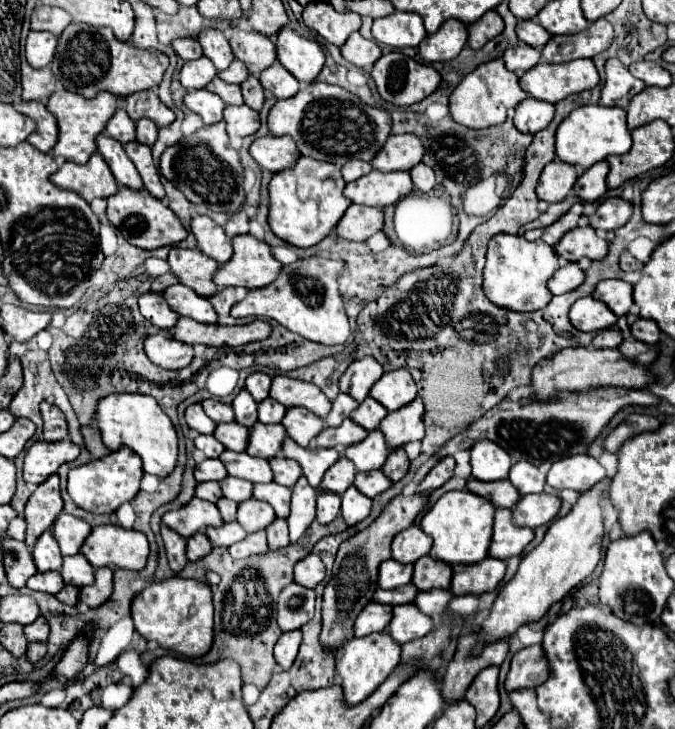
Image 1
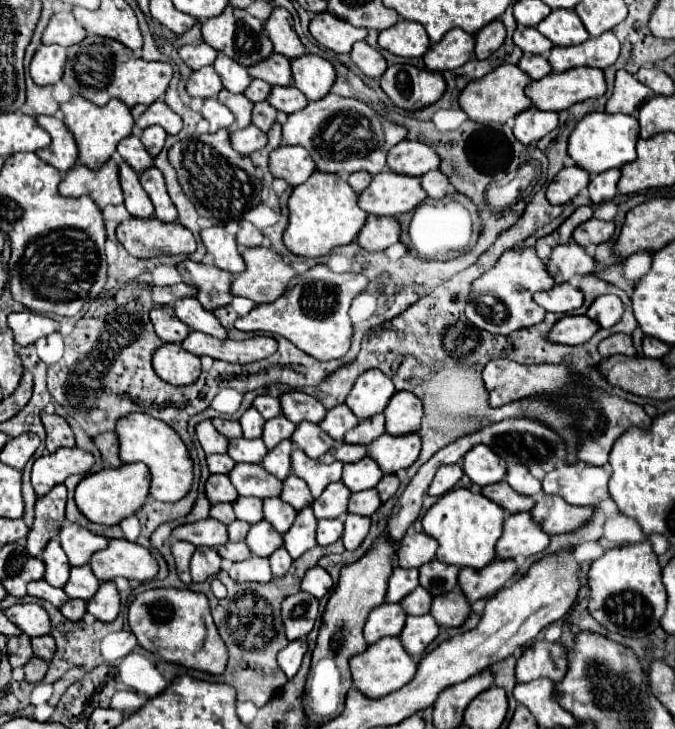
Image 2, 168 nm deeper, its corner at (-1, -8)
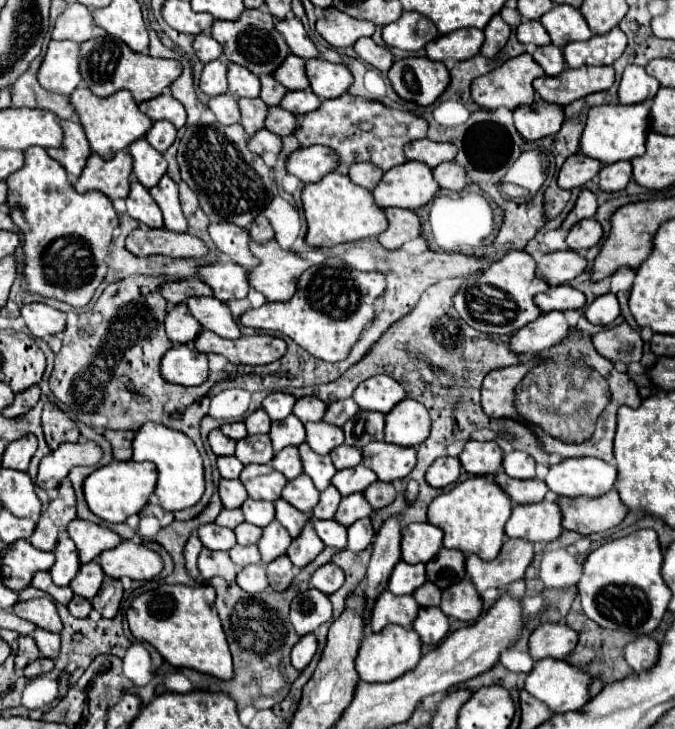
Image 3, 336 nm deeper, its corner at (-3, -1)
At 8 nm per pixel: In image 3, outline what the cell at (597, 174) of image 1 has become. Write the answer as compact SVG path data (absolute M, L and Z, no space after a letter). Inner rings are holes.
M615 162L609 166L603 166L599 170L599 188L603 192L617 192L623 190L631 180L631 162Z

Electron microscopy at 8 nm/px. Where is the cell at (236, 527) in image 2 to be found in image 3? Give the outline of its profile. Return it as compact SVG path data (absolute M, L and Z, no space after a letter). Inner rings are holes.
M241 522L235 528L235 534L237 534L237 544L255 544L261 536L261 528L253 526L249 522Z

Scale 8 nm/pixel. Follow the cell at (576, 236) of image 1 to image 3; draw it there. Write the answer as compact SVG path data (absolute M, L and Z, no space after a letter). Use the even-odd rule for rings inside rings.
M561 250L561 252L551 252L539 258L537 276L551 286L559 286L559 284L571 282L585 268L587 268L587 260L579 252Z

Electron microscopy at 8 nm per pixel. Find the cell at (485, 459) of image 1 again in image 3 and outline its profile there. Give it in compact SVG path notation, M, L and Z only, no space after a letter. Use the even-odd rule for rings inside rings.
M467 440L463 452L459 454L461 466L475 476L497 474L503 464L503 452L497 442L477 442Z

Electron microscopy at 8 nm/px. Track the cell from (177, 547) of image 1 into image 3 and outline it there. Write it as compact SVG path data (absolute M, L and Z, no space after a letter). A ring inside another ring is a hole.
M191 534L191 538L189 538L187 544L185 544L185 550L183 550L187 574L189 574L191 578L195 578L195 580L199 578L199 570L197 570L197 556L199 556L201 548L203 548L203 544L201 544L201 540L197 538L197 534Z

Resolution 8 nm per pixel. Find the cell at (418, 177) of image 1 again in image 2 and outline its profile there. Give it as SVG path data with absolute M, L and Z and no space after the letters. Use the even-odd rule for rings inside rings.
M429 171L429 173L425 173L421 177L421 183L423 183L423 189L427 191L427 195L431 199L443 199L447 195L449 181L447 181L447 177L441 171Z

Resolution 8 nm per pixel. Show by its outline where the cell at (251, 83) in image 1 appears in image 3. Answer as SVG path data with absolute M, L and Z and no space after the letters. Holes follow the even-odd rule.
M269 106L267 118L265 118L265 128L271 130L277 136L291 134L295 130L295 116L281 106Z

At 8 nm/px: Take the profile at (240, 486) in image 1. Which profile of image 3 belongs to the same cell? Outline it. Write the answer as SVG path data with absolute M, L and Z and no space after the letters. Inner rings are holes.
M247 498L241 506L243 510L243 516L249 524L255 524L259 528L267 526L269 522L275 520L275 506L273 502L265 502L265 500L253 500L253 498Z

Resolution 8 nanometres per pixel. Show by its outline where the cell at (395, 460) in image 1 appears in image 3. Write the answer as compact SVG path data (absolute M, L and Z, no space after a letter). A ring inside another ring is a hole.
M375 480L363 494L369 500L369 504L373 506L373 510L379 510L379 508L383 508L395 500L393 484L381 482L381 480Z

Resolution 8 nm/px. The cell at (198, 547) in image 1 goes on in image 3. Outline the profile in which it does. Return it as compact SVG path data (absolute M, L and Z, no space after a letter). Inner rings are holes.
M203 548L197 564L199 564L199 572L205 580L209 580L213 576L223 576L227 582L233 582L235 576L237 576L237 566L233 566L229 552Z

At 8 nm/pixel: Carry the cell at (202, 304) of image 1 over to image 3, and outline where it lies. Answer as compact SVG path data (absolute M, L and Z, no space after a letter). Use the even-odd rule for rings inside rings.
M189 298L187 300L191 316L205 328L223 338L239 338L239 326L233 320L225 302L217 298Z

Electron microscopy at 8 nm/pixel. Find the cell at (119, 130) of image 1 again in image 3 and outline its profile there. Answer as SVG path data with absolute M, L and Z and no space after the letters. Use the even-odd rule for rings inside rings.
M145 138L133 142L127 152L133 156L133 174L145 188L155 186L159 178L167 172L167 162L163 154L157 152Z

